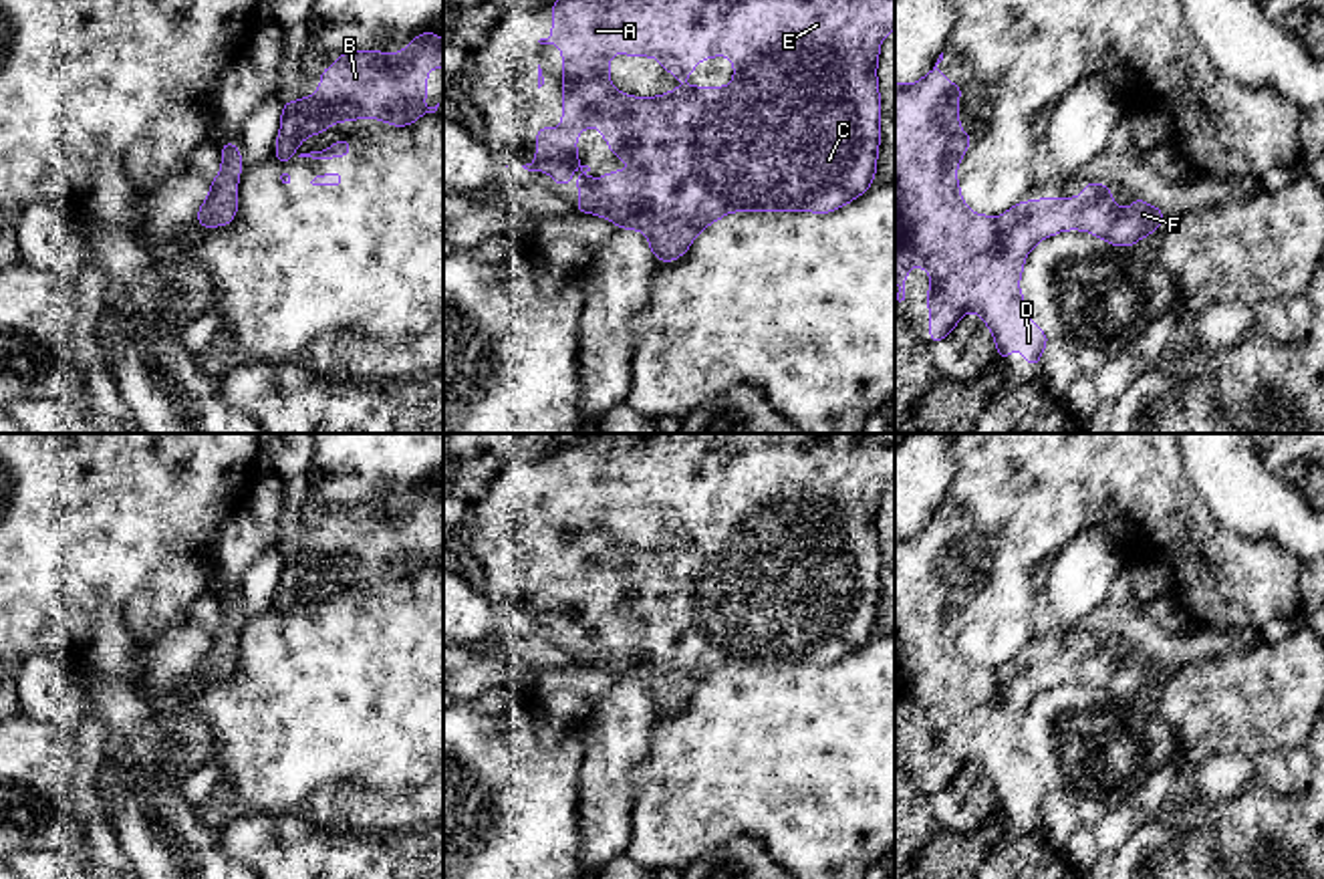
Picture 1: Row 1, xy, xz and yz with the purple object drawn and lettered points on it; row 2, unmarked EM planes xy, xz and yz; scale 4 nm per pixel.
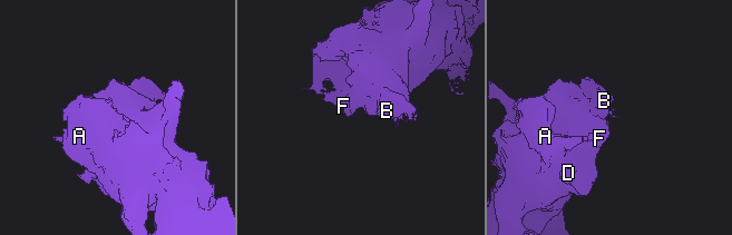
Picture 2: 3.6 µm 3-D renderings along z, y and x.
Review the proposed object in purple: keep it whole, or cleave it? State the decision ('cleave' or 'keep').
keep

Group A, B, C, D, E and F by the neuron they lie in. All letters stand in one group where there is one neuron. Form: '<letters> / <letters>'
A B C D E F

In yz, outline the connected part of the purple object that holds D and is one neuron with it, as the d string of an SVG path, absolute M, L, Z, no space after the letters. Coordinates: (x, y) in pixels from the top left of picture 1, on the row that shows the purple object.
M939 54L935 67L915 85L899 85L895 81L895 282L899 284L897 300L905 300L907 268L923 266L931 276L931 286L927 290L929 304L929 343L943 341L953 327L961 321L967 310L977 310L981 321L989 327L996 347L998 361L1008 359L1012 349L1024 353L1024 361L1032 367L1040 367L1040 353L1052 337L1040 331L1032 319L1026 315L1026 298L1018 288L1024 260L1028 252L1048 236L1064 230L1084 230L1092 232L1096 238L1106 240L1112 246L1133 246L1143 236L1155 234L1165 218L1159 206L1149 206L1135 196L1133 208L1122 210L1112 204L1112 190L1106 183L1084 181L1082 198L1040 198L1036 202L1020 200L1000 218L987 218L983 214L973 214L961 194L955 169L963 159L967 145L971 143L971 133L961 133L959 127L959 105L955 103L963 95L963 87L943 79L943 71L937 65L943 60Z

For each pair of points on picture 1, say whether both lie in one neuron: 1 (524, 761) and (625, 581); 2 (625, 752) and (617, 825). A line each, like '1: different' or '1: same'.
1: different
2: same

